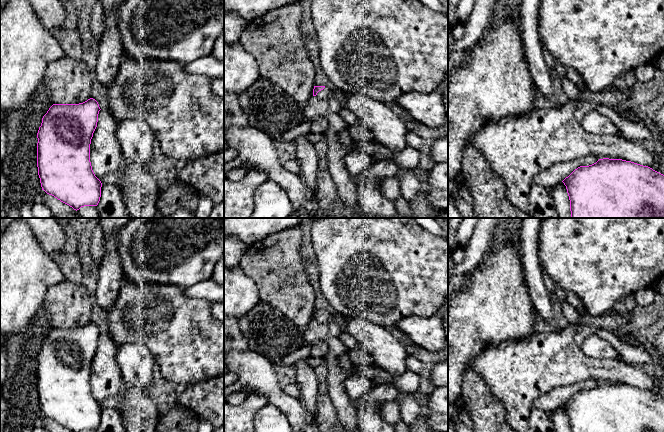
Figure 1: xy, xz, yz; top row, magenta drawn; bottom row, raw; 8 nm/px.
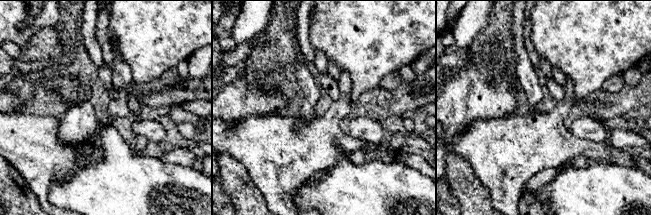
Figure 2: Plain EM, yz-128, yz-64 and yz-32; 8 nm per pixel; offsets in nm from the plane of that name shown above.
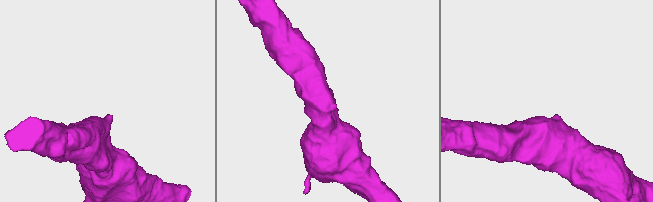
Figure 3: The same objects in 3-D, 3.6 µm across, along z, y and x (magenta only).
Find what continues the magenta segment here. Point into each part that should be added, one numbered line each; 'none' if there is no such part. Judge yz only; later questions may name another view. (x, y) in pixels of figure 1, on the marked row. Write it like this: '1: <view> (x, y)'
none

